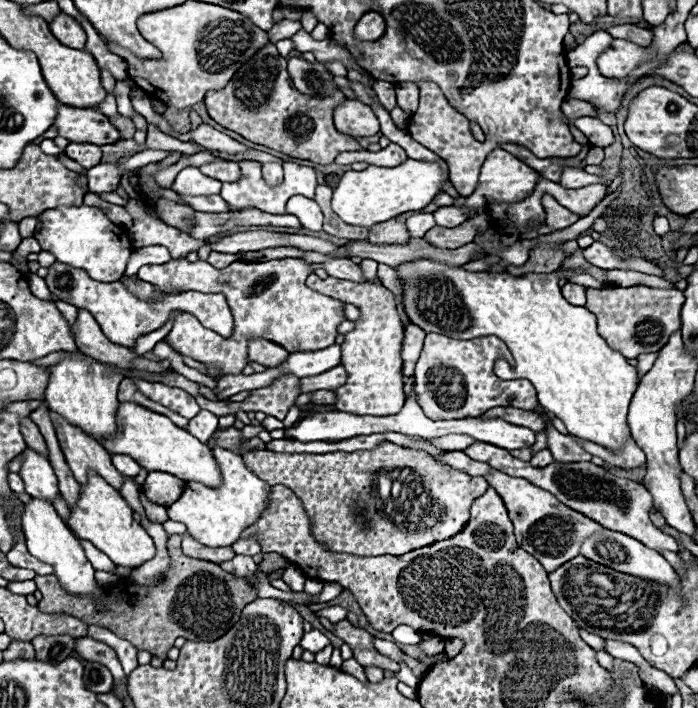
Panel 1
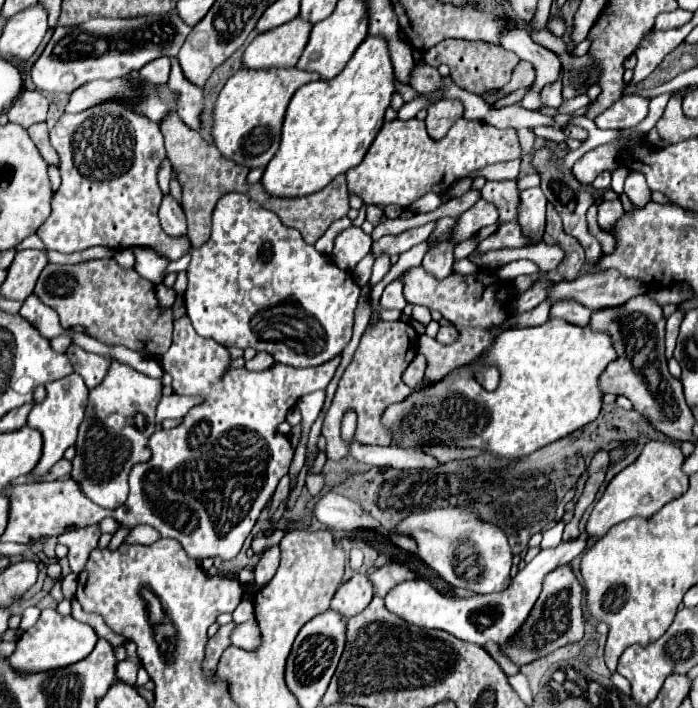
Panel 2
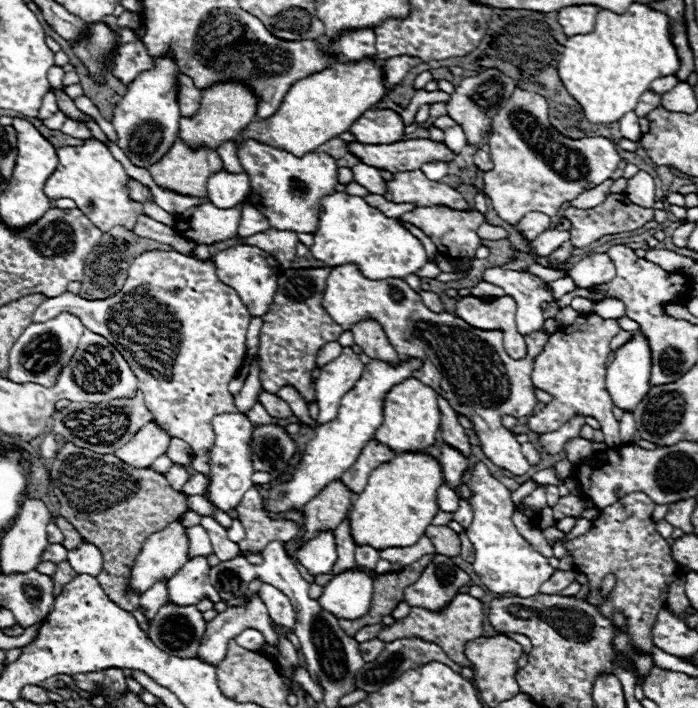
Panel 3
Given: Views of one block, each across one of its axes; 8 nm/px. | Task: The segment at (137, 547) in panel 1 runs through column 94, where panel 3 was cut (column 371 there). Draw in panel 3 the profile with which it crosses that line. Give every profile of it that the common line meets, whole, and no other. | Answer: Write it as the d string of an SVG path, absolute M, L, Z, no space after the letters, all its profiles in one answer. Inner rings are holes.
M406 452L392 458L388 464L378 466L364 488L354 498L352 510L348 514L350 534L356 546L372 546L376 550L384 548L404 548L418 542L424 536L424 528L430 526L438 512L436 490L442 486L442 472L434 458L422 452Z

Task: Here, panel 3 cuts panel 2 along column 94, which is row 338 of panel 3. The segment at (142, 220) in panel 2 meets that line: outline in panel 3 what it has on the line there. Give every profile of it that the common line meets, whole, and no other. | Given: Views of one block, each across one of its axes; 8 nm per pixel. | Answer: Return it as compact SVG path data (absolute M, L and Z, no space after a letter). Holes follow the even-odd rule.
M152 250L140 254L128 268L128 278L124 288L106 300L86 300L82 296L64 292L56 298L46 298L32 314L34 322L50 320L60 312L72 312L80 316L84 328L104 336L114 344L120 354L128 360L132 372L136 372L144 394L144 402L152 412L152 422L164 428L172 438L186 440L196 454L194 468L208 474L208 450L212 446L212 418L224 412L238 412L234 406L234 396L228 392L230 380L236 376L238 368L246 360L246 328L250 322L250 312L240 302L238 294L220 282L216 276L216 266L212 260L194 260L176 250L162 252Z

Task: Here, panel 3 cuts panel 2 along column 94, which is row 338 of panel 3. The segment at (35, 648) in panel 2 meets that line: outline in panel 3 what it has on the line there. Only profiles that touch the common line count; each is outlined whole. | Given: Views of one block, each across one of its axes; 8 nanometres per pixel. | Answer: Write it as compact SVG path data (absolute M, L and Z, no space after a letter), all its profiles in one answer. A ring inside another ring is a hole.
M640 332L616 350L616 358L606 368L606 390L614 406L634 410L650 388L650 348Z

